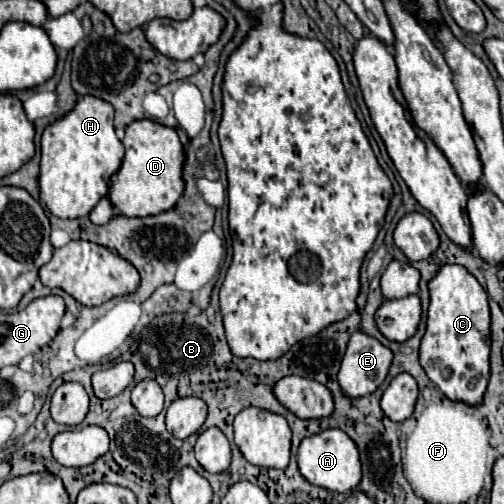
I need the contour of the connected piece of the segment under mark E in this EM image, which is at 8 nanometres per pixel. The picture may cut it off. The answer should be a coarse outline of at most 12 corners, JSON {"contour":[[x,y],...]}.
{"contour":[[354,332],[338,372],[350,398],[384,382],[392,350]]}

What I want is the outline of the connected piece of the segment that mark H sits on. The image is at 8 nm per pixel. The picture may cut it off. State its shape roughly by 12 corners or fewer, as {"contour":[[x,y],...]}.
{"contour":[[82,96],[44,130],[40,200],[88,216],[124,158],[114,108]]}

